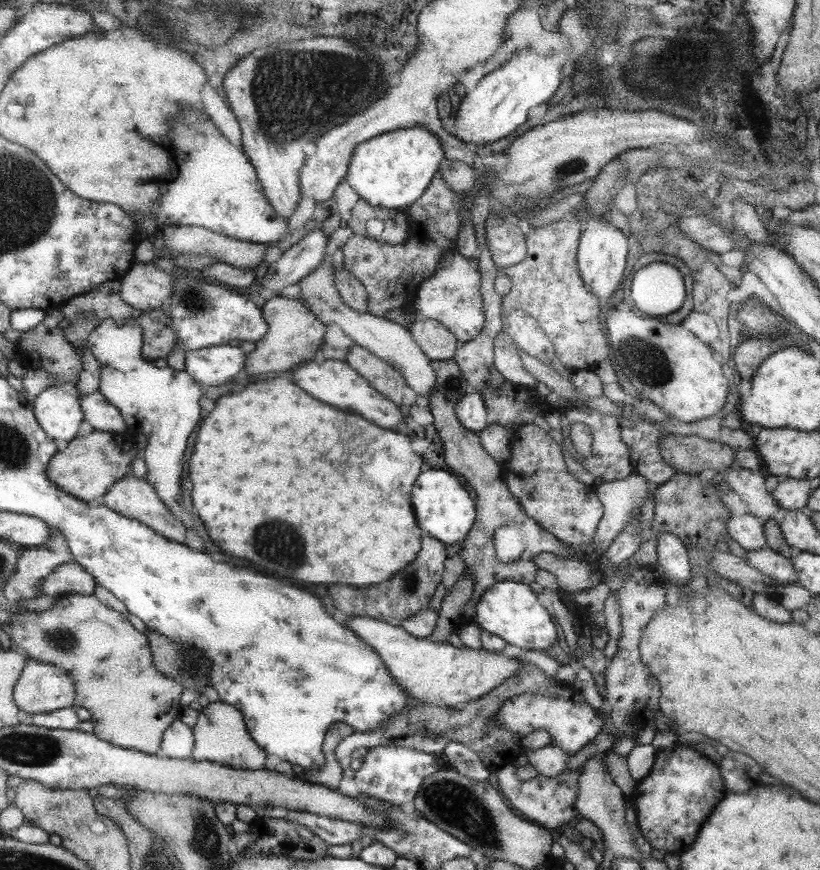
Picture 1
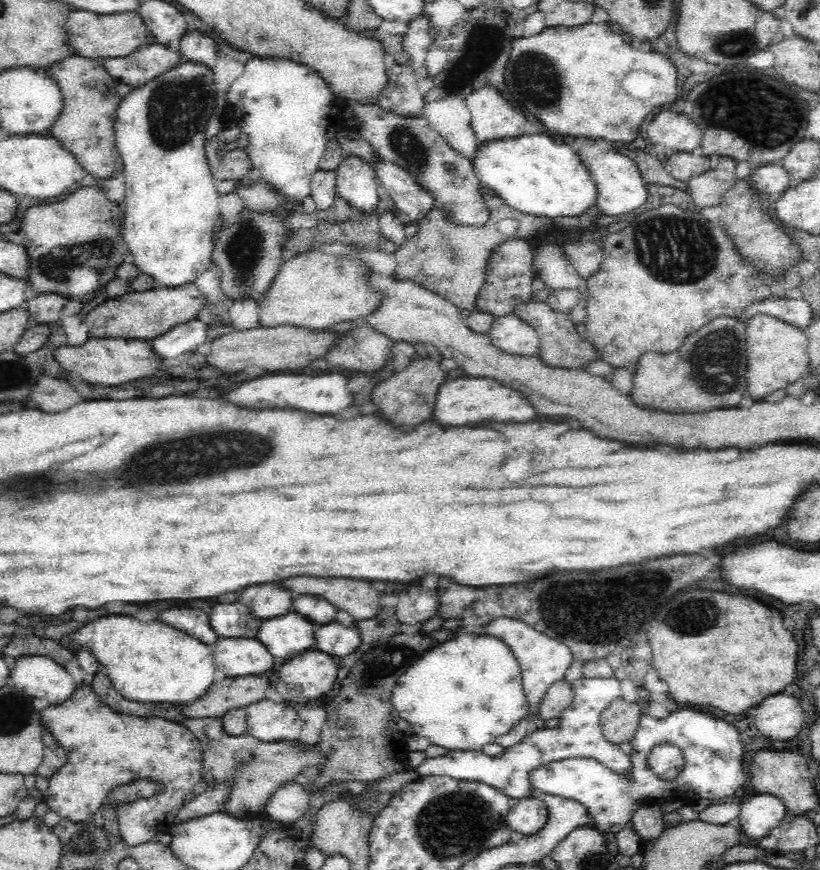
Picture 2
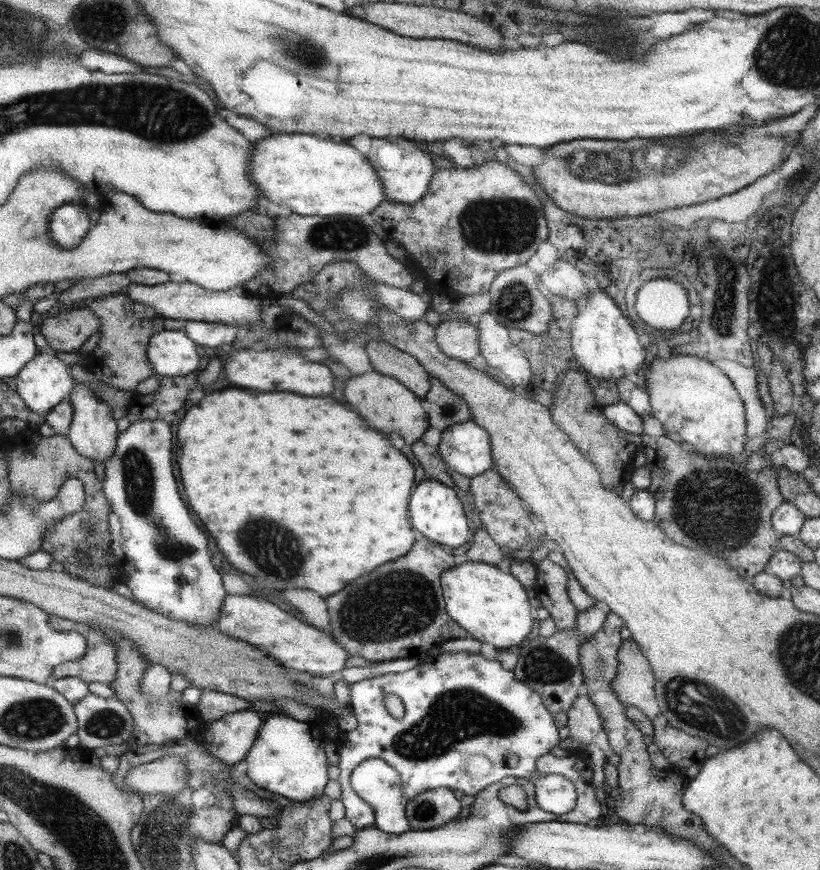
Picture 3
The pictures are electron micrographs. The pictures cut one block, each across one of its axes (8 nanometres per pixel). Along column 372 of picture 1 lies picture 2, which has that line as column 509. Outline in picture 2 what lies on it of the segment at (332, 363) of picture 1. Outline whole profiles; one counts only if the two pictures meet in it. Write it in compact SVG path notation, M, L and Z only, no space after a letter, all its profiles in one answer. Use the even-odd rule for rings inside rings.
M463 376L444 382L439 388L434 406L434 418L450 422L450 426L464 426L466 422L530 422L534 418L531 402L521 398L517 390L511 390L496 379Z

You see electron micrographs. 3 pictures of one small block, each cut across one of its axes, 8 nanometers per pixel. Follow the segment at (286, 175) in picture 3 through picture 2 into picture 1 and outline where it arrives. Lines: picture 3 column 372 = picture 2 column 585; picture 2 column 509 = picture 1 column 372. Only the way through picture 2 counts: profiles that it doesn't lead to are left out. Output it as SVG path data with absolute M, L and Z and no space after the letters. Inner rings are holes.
M413 126L381 133L369 141L360 142L356 146L356 150L353 150L352 158L349 160L345 180L349 187L354 188L358 197L367 201L371 207L403 211L420 199L443 162L444 150L441 149L441 142L437 139L437 134L431 133L425 127Z

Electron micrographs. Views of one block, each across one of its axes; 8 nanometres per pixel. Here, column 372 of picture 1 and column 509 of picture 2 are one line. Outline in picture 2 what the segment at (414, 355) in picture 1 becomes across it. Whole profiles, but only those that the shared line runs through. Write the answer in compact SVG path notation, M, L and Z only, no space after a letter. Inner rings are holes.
M504 315L492 323L488 332L491 342L504 353L511 355L538 356L538 333L533 326L514 315Z

